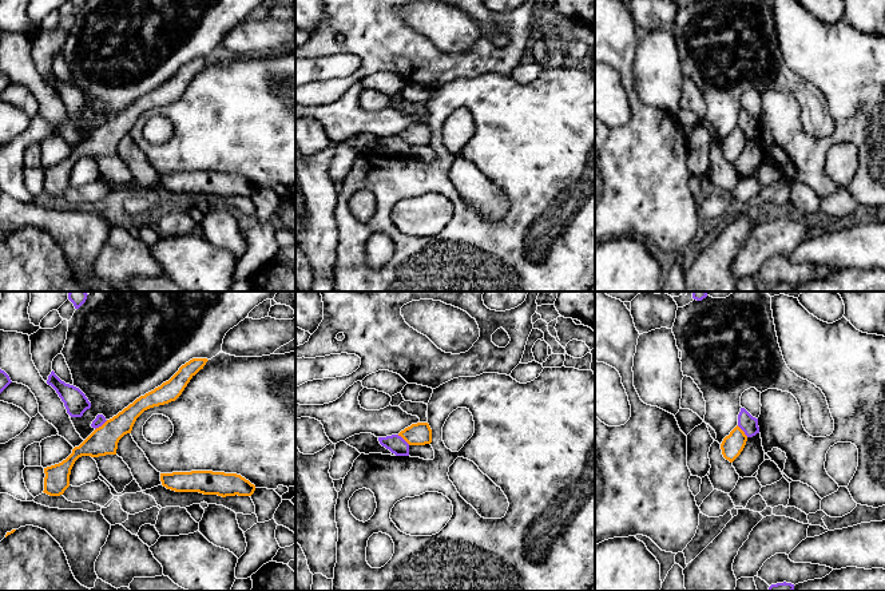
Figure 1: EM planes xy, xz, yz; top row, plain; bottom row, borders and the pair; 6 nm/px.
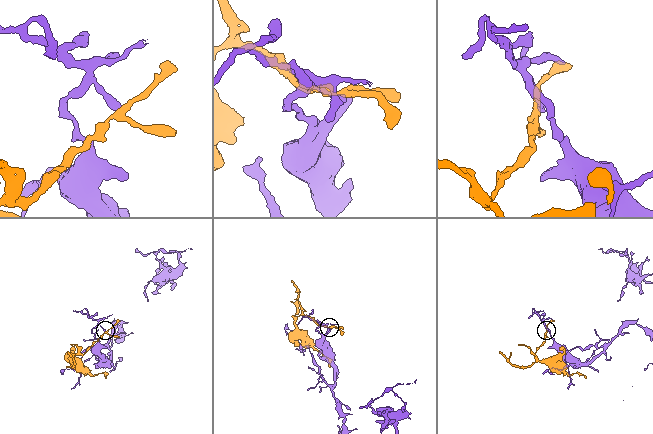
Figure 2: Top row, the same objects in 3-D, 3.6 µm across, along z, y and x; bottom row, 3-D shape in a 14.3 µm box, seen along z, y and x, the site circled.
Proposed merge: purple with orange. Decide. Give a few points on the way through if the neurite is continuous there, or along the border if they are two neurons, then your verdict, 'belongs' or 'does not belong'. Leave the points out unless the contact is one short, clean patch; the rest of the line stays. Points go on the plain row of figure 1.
does not belong

